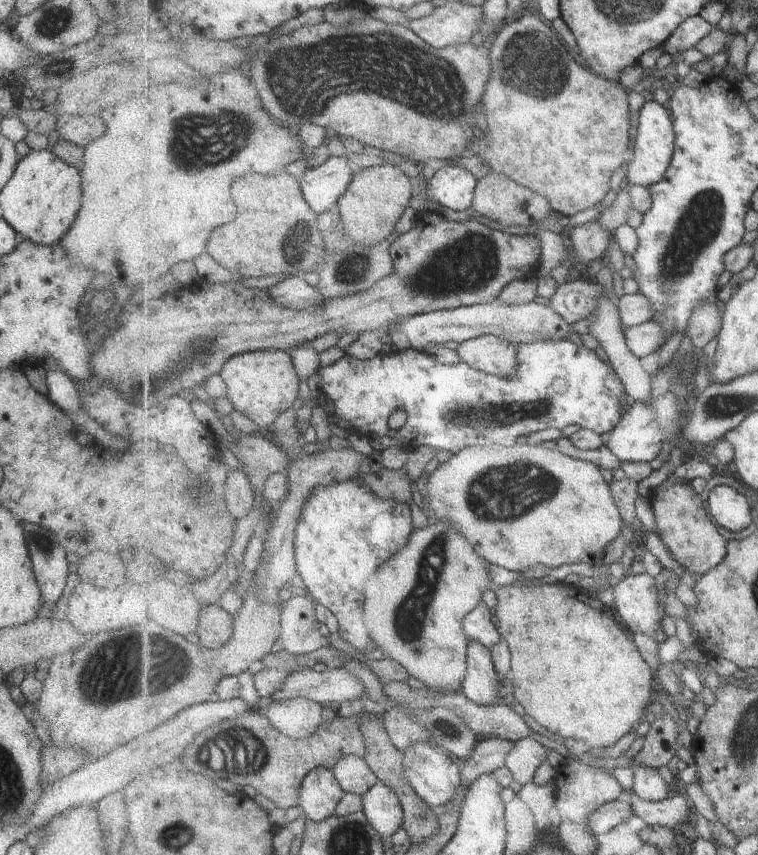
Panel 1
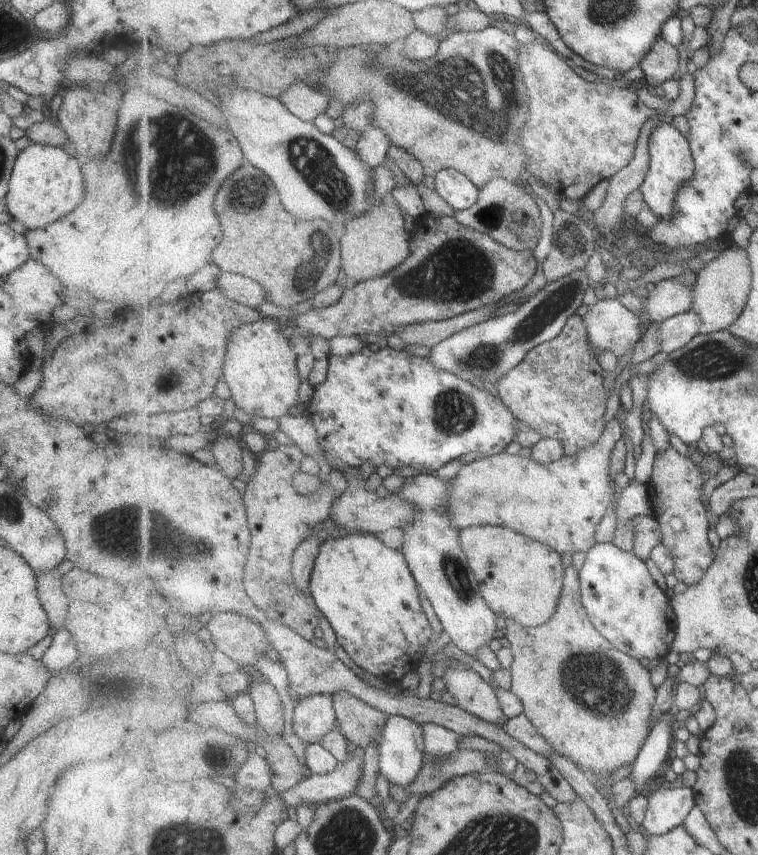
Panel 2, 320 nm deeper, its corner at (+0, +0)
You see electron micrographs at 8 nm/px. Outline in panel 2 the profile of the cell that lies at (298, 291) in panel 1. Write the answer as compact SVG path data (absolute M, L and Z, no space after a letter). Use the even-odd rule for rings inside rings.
M221 272L217 276L215 290L248 307L259 306L265 300L265 290L257 282L231 272Z

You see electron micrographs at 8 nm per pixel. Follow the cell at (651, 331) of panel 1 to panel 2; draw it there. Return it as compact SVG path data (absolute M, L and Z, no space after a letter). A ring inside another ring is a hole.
M693 310L662 321L659 329L660 352L670 355L686 347L701 334L702 326L703 317Z

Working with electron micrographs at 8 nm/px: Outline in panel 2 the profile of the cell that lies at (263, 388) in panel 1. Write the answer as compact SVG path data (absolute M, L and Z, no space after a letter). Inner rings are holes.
M263 317L245 326L239 326L231 336L223 377L230 386L238 408L251 417L281 418L299 402L302 378L298 373L298 356L291 350L279 321L273 317Z

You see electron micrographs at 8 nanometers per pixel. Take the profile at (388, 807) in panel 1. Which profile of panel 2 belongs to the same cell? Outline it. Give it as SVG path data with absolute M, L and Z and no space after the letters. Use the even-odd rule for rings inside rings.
M388 715L388 721L382 730L381 742L379 742L379 760L380 770L389 782L409 786L423 763L423 754L426 750L424 728L423 725L416 720L407 718L403 715Z

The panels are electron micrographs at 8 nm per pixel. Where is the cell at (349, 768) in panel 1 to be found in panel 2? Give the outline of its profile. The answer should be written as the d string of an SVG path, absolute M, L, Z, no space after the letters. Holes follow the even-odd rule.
M361 752L338 762L337 768L328 775L311 774L288 791L280 793L289 807L308 804L316 807L321 803L341 800L355 794L363 776L364 756Z

